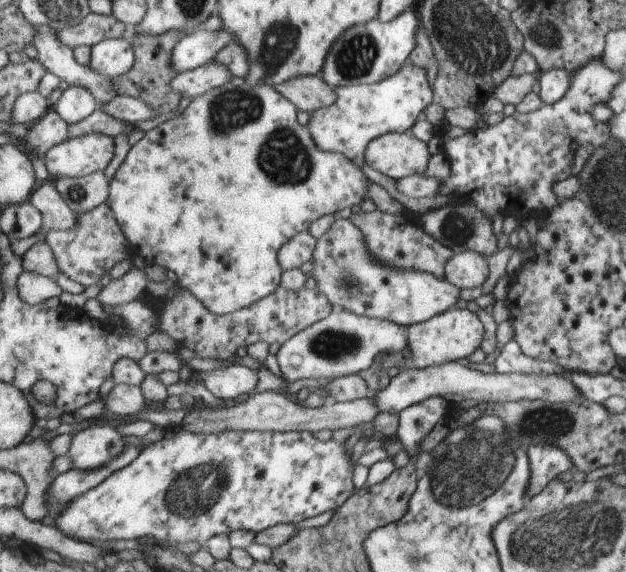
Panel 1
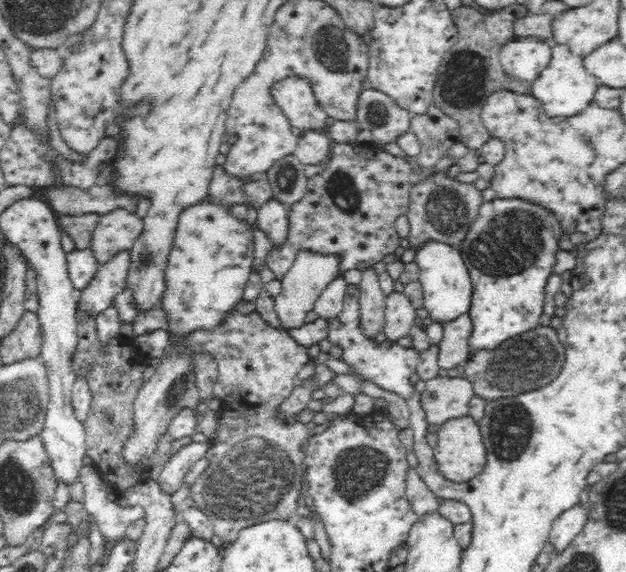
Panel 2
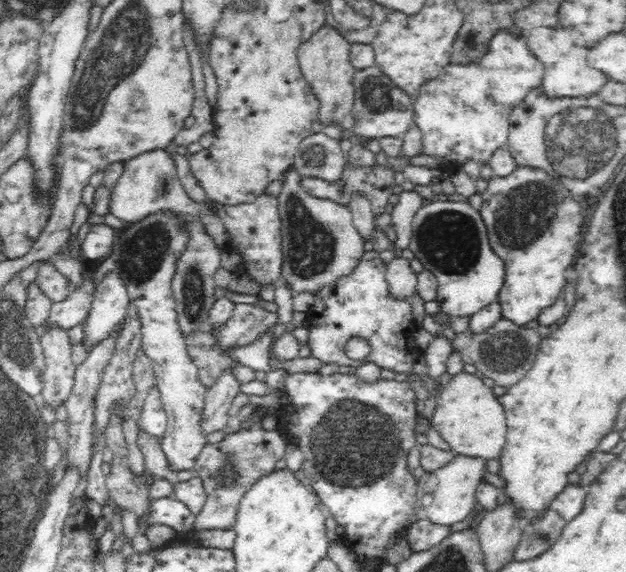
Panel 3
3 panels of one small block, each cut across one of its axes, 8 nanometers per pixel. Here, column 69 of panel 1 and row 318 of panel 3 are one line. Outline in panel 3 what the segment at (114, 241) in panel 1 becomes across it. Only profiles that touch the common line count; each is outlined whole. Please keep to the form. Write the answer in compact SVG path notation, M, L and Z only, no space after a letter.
M234 304L231 318L224 328L216 333L220 347L242 347L256 342L261 334L279 323L276 313L264 307L251 304Z

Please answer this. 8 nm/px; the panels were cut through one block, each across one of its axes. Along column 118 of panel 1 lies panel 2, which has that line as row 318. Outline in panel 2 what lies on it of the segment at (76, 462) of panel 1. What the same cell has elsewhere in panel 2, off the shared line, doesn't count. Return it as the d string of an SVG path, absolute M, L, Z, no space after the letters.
M426 239L415 249L415 263L419 268L419 281L423 288L424 308L430 320L440 325L456 321L460 315L471 312L472 275L462 258L462 244L448 243L442 239Z

